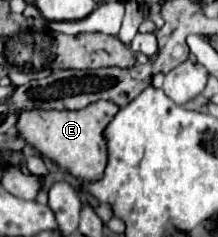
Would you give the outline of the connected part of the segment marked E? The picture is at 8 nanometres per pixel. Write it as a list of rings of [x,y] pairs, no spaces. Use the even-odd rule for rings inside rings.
[[[97,100],[81,110],[23,110],[17,116],[17,134],[43,156],[53,160],[57,166],[69,170],[79,180],[97,180],[107,164],[105,138],[101,132],[105,124],[117,114],[117,106],[107,100]]]

